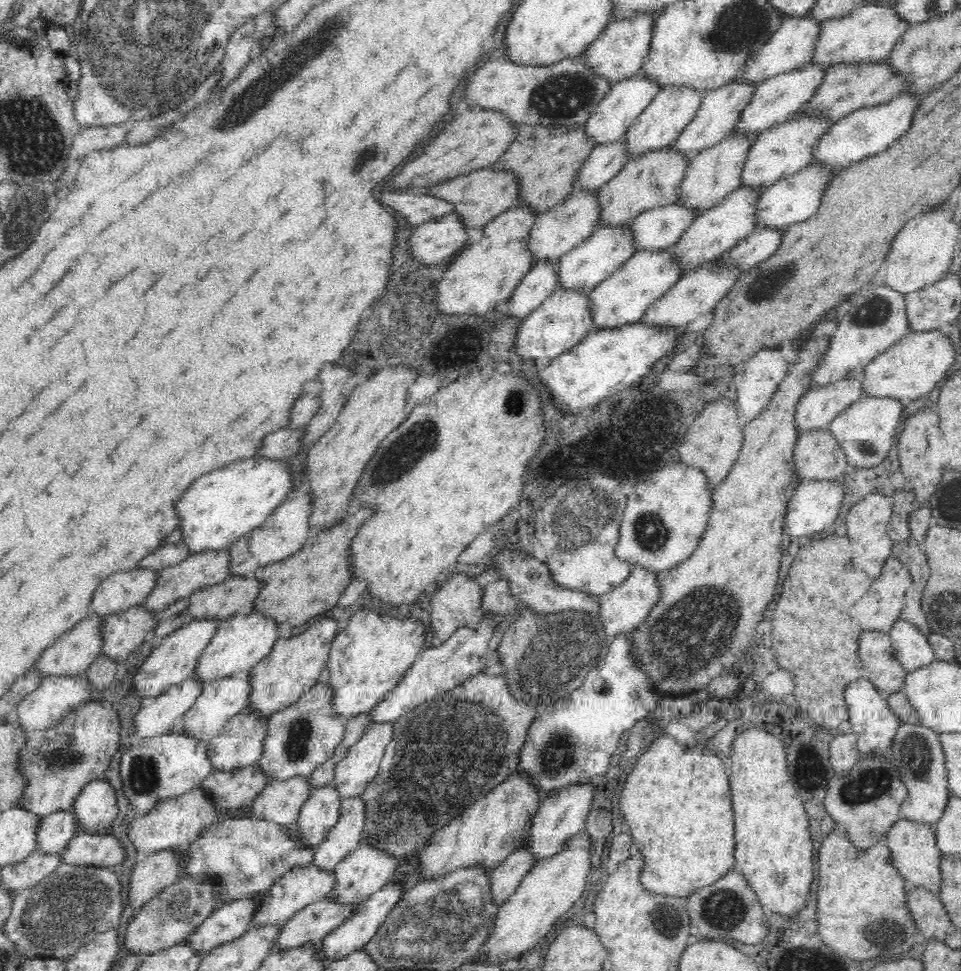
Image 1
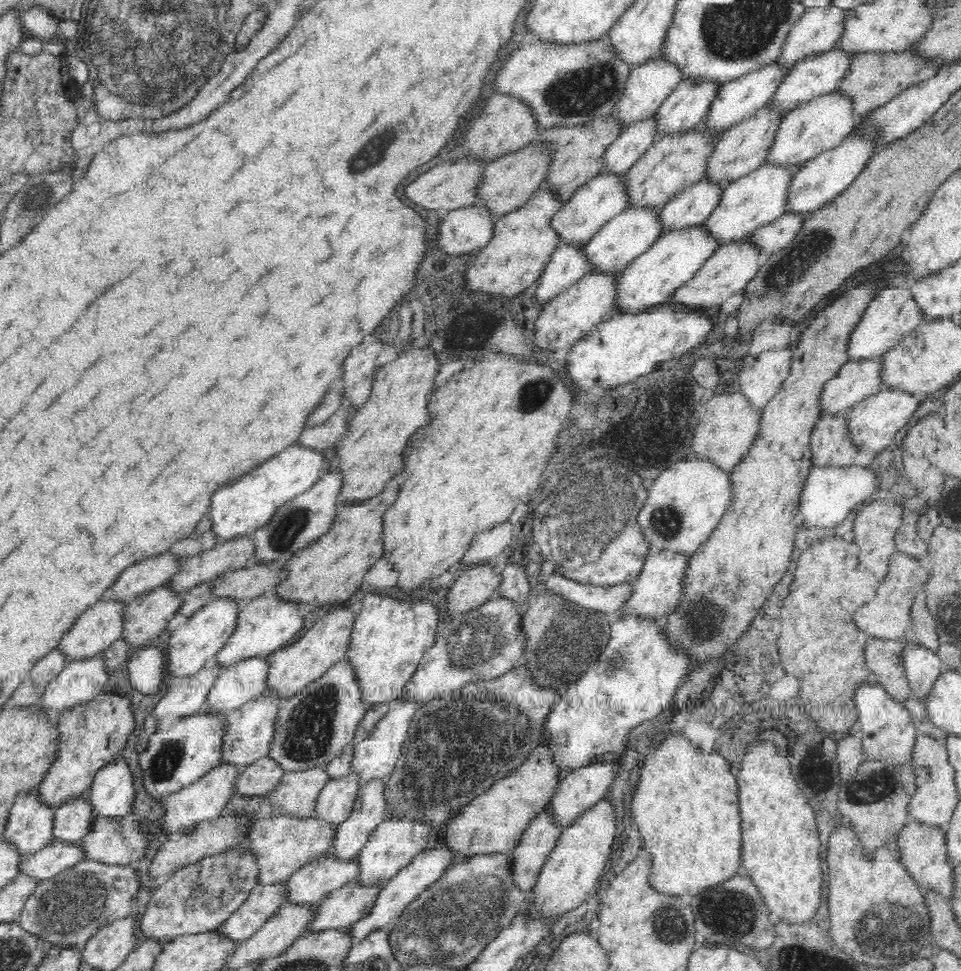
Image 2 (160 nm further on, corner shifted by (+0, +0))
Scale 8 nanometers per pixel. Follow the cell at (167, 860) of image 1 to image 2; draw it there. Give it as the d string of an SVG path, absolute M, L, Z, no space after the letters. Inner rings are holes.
M235 815L220 817L210 820L210 822L202 822L196 830L190 835L179 836L178 838L171 838L170 840L164 840L154 858L150 860L148 864L148 878L150 880L166 880L166 873L169 869L180 870L190 864L196 864L200 862L202 858L208 858L208 856L216 856L230 847L234 846L236 842L242 842L245 837L245 824L248 822L248 817L244 815Z

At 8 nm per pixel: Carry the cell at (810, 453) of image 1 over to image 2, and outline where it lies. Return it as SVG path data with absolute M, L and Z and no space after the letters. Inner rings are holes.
M840 416L821 417L811 428L809 449L813 466L853 466L858 454L848 436L846 423Z

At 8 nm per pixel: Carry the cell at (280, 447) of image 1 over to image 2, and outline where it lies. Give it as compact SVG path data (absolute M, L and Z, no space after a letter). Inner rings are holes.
M351 406L341 407L322 424L313 427L306 425L300 431L294 444L312 451L328 449L343 434L347 427L348 418L354 410Z

